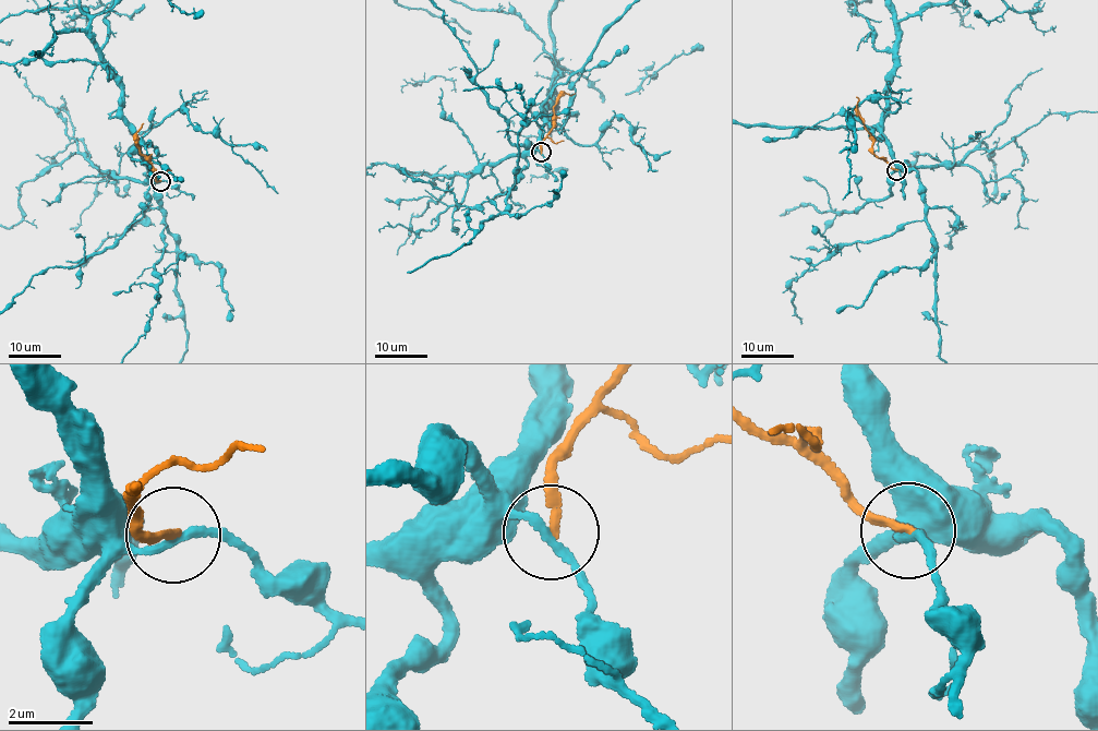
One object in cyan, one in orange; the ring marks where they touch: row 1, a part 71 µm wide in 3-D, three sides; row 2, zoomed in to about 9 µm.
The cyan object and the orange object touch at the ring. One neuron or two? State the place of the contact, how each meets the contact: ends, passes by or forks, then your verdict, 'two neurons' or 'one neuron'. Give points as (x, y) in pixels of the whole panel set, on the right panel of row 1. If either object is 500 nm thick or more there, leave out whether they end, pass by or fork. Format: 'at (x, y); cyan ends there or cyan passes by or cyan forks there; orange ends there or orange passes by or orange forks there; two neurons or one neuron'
at (896, 170); cyan passes by; orange ends there; two neurons

